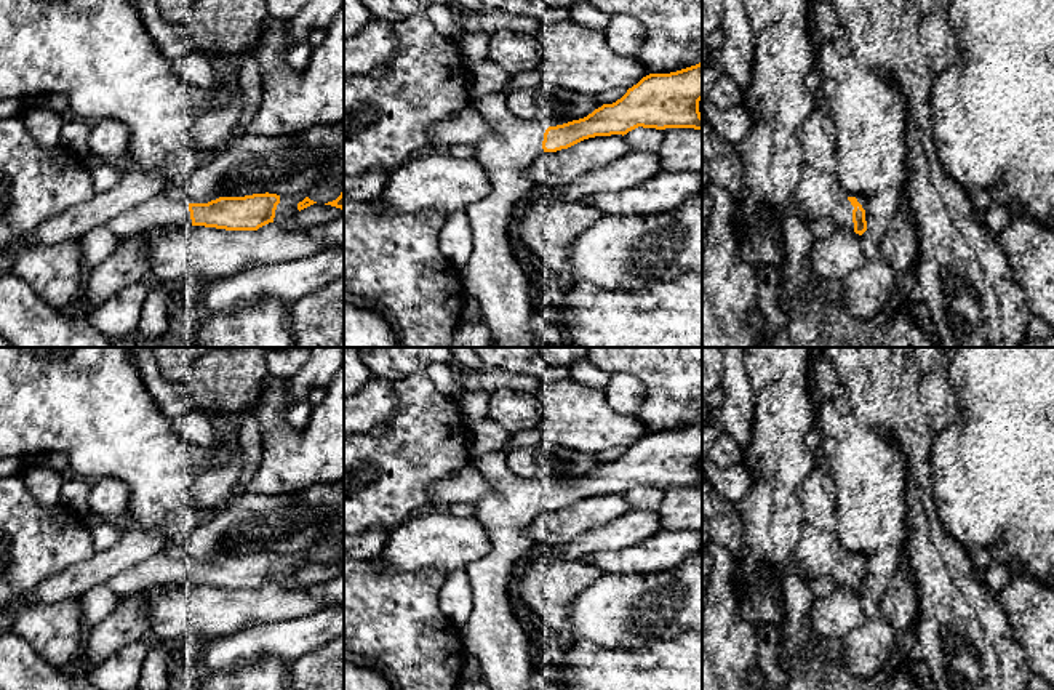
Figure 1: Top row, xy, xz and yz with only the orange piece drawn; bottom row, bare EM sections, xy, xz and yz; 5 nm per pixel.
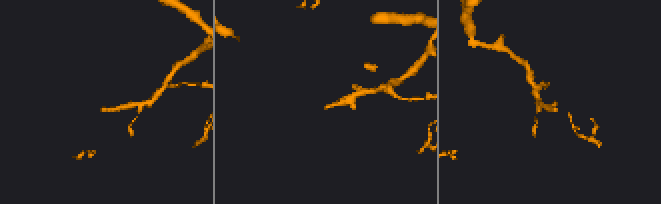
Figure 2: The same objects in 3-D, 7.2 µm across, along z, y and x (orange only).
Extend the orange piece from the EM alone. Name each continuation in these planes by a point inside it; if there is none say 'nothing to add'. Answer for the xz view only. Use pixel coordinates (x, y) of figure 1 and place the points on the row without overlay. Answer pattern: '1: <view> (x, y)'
1: xz (493, 634)

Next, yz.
1: yz (843, 570)

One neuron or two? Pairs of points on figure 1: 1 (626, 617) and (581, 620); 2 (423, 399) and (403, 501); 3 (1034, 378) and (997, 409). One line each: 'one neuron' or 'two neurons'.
1: one neuron
2: one neuron
3: two neurons

